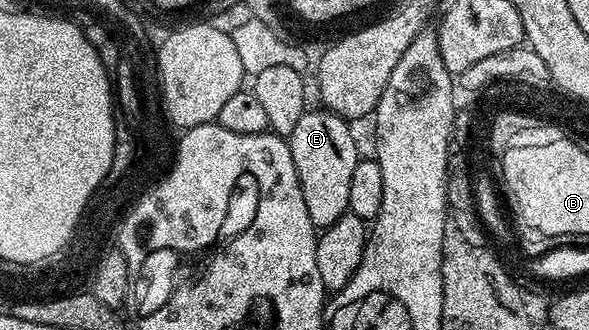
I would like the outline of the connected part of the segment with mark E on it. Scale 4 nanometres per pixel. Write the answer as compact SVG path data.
M315 109L304 113L294 132L287 135L286 141L298 172L302 200L306 200L306 212L310 212L313 226L323 228L349 213L350 180L354 177L358 155L356 138L348 127L351 125L331 110Z

